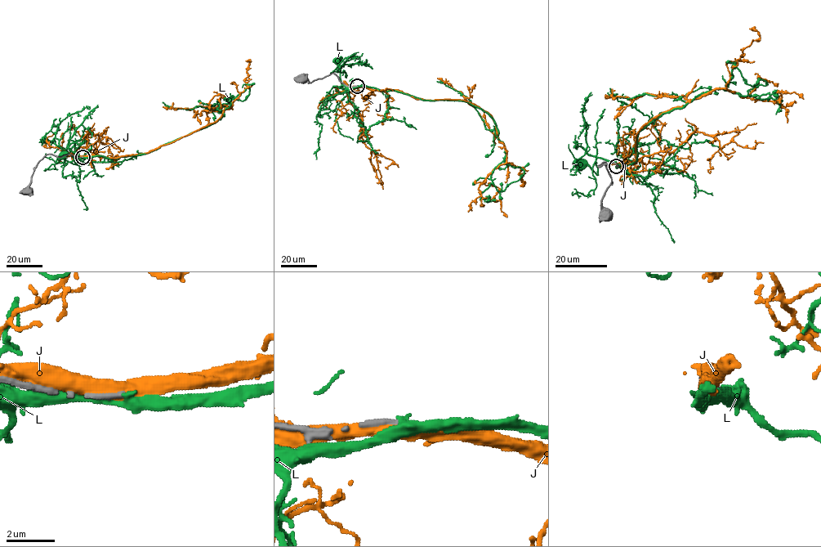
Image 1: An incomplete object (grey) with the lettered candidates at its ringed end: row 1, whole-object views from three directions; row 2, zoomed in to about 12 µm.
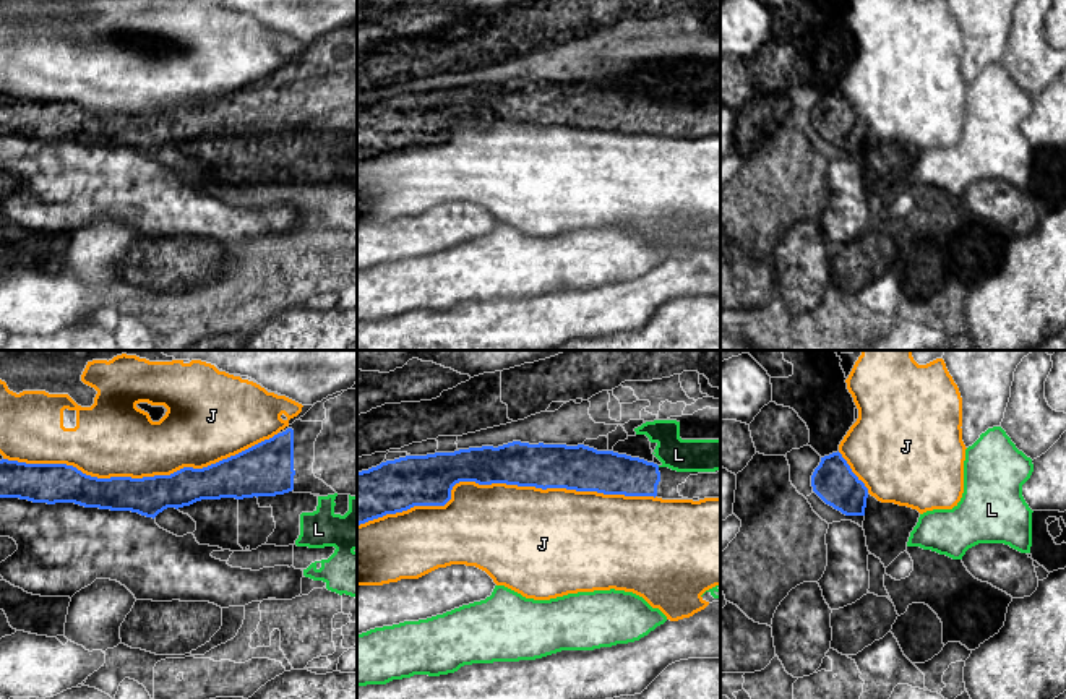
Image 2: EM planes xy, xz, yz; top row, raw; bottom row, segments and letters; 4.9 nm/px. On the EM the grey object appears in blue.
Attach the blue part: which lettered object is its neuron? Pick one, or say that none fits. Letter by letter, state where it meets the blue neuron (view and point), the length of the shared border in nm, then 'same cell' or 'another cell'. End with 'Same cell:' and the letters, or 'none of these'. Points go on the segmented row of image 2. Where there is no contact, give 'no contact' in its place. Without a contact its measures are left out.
J: xz (502, 482) | 1500 nm | another cell
L: no contact | another cell
Same cell: none of these

